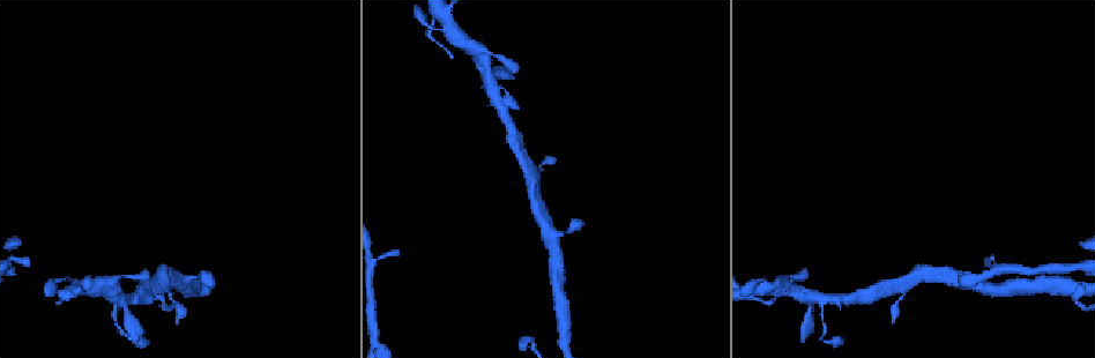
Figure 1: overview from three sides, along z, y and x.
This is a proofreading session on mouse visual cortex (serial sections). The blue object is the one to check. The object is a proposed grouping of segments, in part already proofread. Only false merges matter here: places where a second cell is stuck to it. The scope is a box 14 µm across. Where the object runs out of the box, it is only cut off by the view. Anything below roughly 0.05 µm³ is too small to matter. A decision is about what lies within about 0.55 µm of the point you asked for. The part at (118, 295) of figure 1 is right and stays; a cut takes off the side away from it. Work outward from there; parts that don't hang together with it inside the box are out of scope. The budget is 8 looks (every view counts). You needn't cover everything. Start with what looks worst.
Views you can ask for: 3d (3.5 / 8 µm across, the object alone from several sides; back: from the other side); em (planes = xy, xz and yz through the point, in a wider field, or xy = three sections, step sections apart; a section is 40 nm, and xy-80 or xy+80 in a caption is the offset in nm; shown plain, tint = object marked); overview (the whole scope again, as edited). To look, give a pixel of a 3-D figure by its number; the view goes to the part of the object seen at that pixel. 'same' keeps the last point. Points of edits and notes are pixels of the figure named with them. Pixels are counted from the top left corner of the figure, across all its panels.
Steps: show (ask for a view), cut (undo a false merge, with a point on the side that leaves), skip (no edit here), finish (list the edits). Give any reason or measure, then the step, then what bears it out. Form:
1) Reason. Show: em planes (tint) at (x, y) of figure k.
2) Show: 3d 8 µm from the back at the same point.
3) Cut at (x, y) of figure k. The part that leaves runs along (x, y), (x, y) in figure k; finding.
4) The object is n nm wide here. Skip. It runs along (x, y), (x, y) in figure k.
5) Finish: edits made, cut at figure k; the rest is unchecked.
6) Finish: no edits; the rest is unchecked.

Narrows sharply. Show: 3d 3.5 µm from the back at (175, 302) of figure 1.

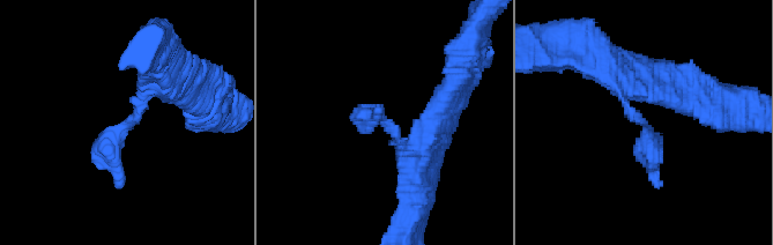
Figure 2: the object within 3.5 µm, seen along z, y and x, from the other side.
Need the tissue. Show: em xy step 5 (tint) at (127, 124) of figure 2.

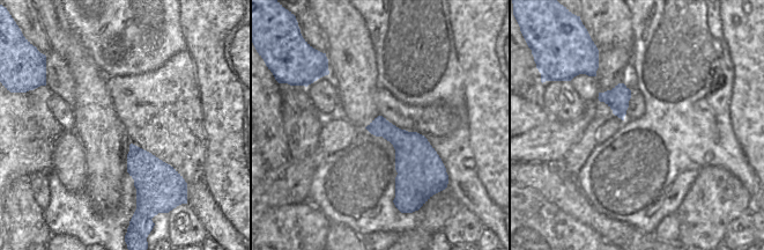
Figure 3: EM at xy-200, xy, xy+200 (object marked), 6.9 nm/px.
Skip. One cell here.

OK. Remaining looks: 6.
Small branch off a trunk. Show: 3d 8 µm at (761, 289) of figure 1.

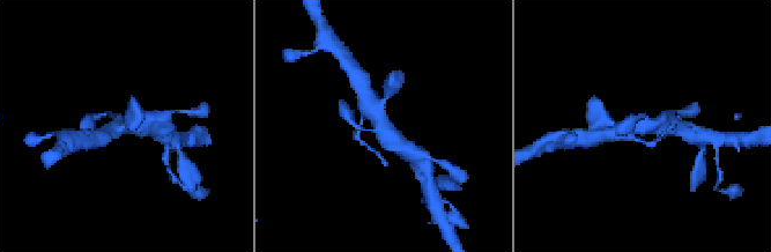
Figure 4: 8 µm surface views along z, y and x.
3 arms meet here; the arms are 150, 450, 500 nm wide. Show: em xy step 5 (tint) at (644, 126) of figure 4.

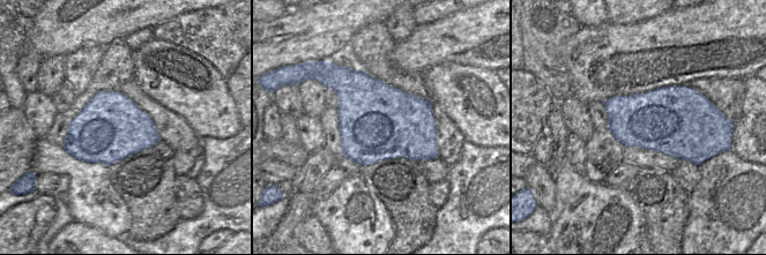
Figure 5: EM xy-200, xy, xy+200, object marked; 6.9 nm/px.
Skip. It runs along (408, 152), (382, 128), (367, 103) in figure 4; one cell here.

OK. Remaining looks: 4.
Sharp bend. Show: 3d 3.5 µm from the back at (126, 275) of figure 1.

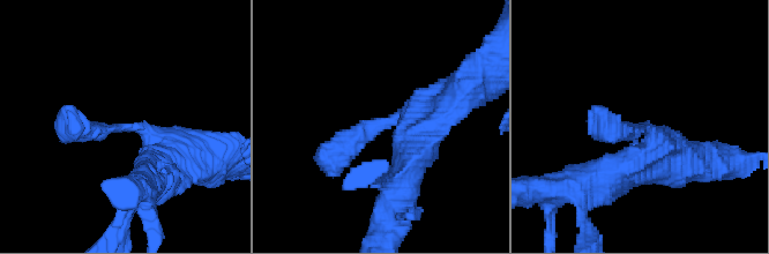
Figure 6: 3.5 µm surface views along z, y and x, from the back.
The arms are 350, 400 nm wide; shape alone is not enough. Show: em xy step 5 (tint) at (125, 125) of figure 6.

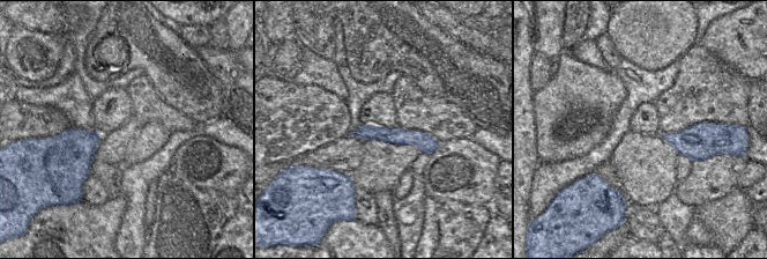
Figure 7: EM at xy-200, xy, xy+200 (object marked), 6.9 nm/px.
The object is 120 nm wide here. Skip. It runs along (357, 132), (412, 137), (434, 145) in figure 7; all the same cell.

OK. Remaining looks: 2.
Finish: no edits; the rest is unchecked.

